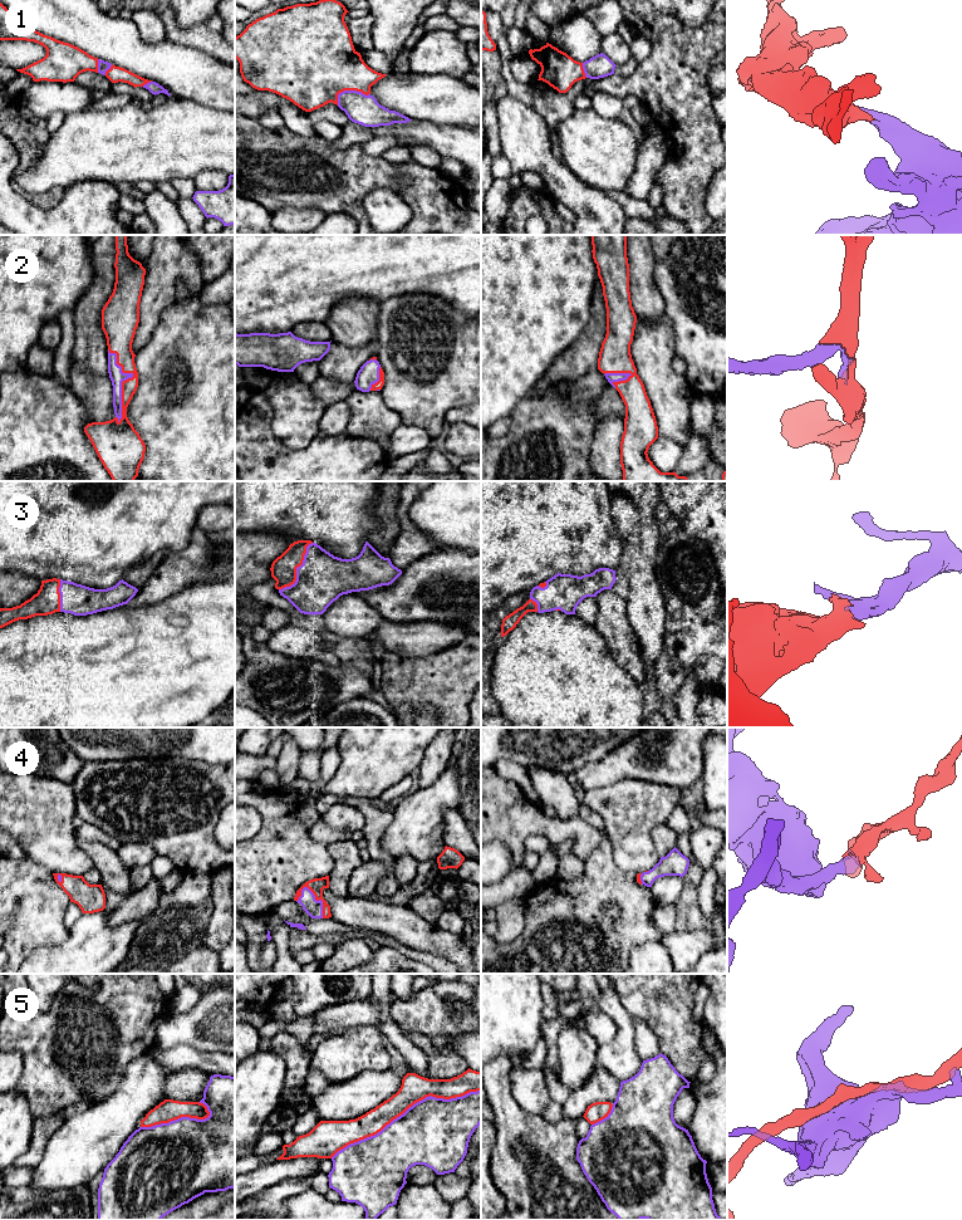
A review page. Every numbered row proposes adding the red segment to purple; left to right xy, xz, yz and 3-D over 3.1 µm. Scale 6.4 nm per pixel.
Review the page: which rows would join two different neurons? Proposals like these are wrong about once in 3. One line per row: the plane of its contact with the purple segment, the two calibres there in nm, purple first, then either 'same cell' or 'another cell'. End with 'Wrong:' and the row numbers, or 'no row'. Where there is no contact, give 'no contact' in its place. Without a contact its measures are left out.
1: meets purple in xz; 190 nm thick on the purple side, 460 nm on the other; same cell
2: meets purple in xy; 90 nm thick on the purple side, 160 nm on the other; same cell
3: meets purple in xz; 320 nm thick on the purple side, 160 nm on the other; same cell
4: meets purple in xz; 110 nm thick on the purple side, 90 nm on the other; same cell
5: meets purple in xz; 440 nm thick on the purple side, 170 nm on the other; another cell
Wrong: 5

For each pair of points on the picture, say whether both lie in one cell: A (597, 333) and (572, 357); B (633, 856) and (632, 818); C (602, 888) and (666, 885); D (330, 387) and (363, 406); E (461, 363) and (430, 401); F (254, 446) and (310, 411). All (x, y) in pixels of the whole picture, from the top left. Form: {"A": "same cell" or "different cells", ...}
{"A": "same cell", "B": "same cell", "C": "different cells", "D": "different cells", "E": "same cell", "F": "different cells"}

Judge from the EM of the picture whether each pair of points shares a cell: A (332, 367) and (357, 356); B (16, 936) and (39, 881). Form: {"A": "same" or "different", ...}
{"A": "same", "B": "same"}

